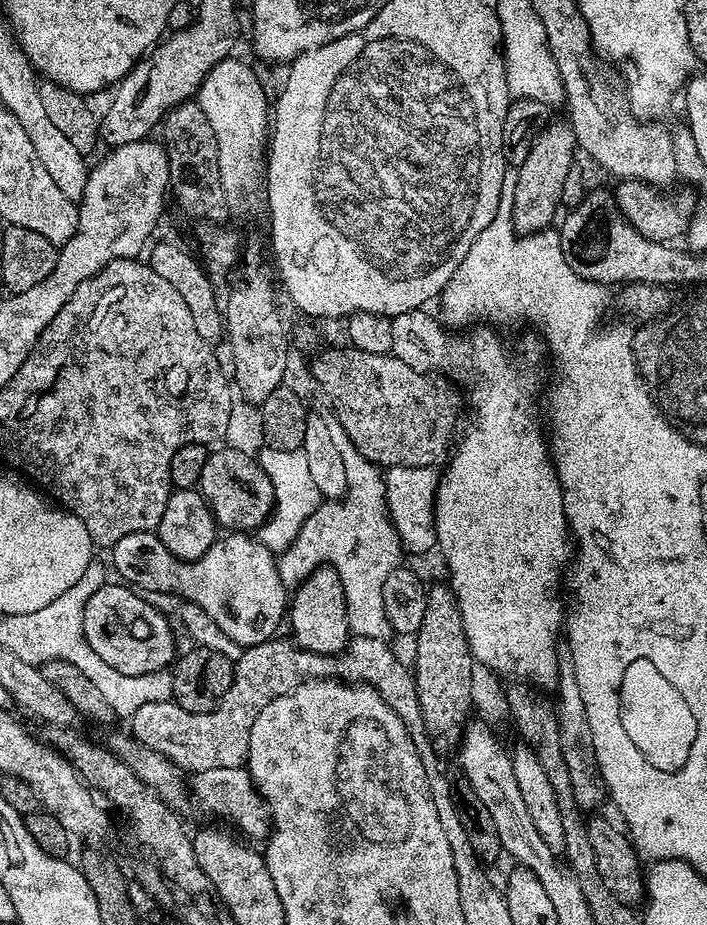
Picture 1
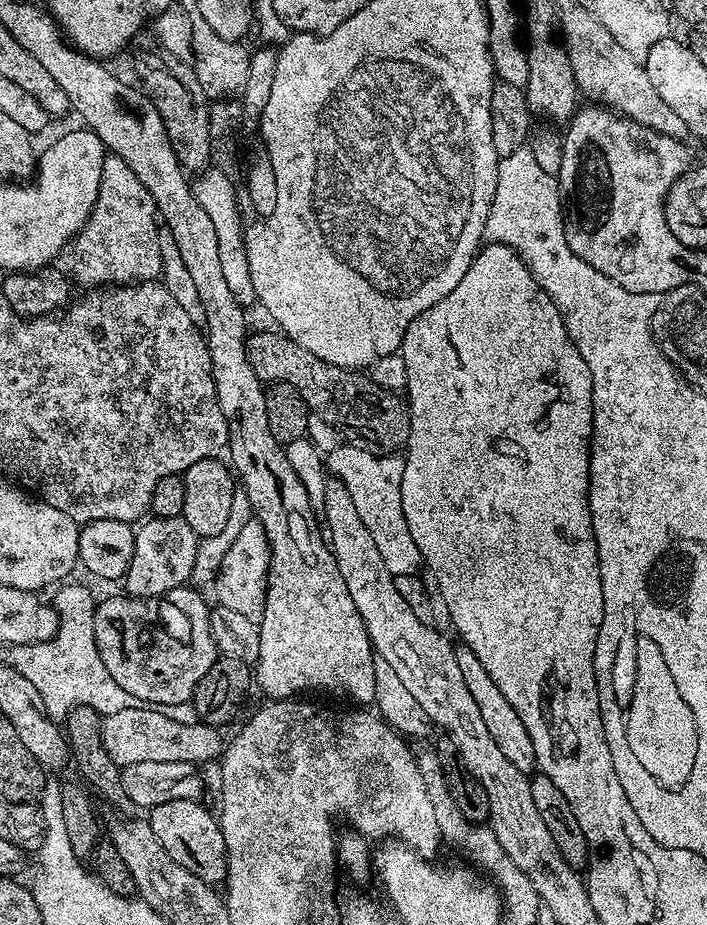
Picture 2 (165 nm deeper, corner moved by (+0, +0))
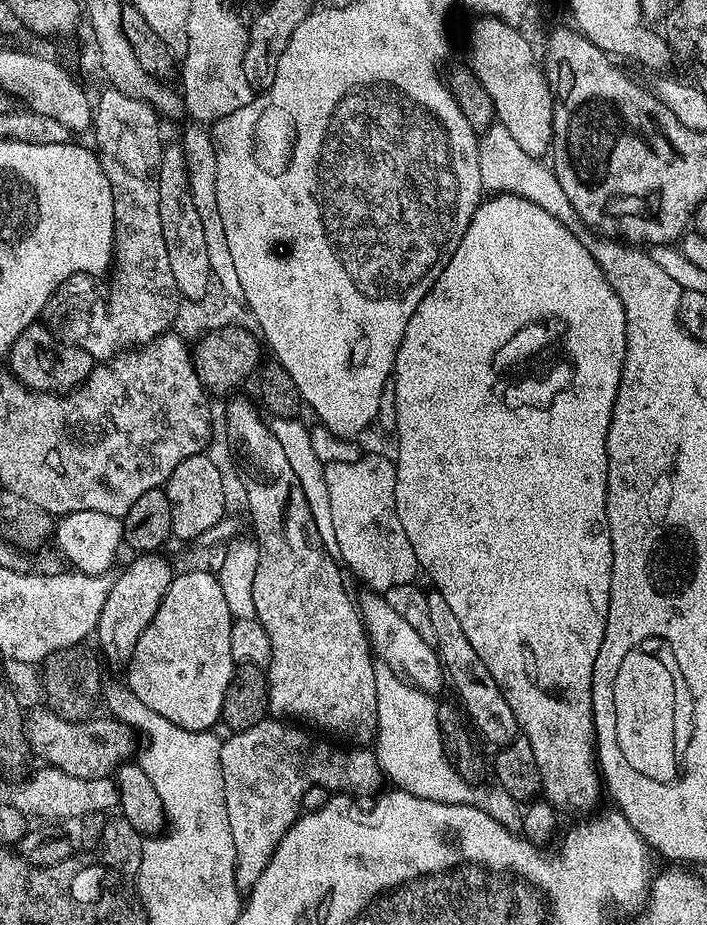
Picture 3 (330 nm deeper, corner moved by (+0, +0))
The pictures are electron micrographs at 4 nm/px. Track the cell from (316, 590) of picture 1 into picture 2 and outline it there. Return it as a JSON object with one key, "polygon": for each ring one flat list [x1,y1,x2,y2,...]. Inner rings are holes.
{"polygon":[[45,13,34,18,12,16,12,20,8,20,5,26,15,40,58,81,58,86,62,86,66,98,70,98,72,103,71,111,77,112,85,120,81,121,90,131,98,134,105,149,111,155,122,158,122,162,126,162,126,166,130,166,130,170,138,174,138,182,142,182,142,186,150,190,150,198,154,198,159,219,163,227,168,228,170,234,174,234,174,242,178,242,178,250,182,250,182,262,198,290,202,310,206,310,206,322,203,327,206,329,210,350,214,390,218,394,218,406,222,406,222,414,228,427,226,452,227,455,232,455,230,464,238,477,243,499,248,501,253,517,259,520,266,530,266,538,272,551,268,567,266,606,263,618,258,621,260,649,254,665,255,683,268,695,265,697,269,701,296,698,301,695,299,692,333,692,336,696,345,696,346,699,353,700,356,703,353,705,371,705,376,699,374,662,377,655,366,634,362,614,358,614,354,598,350,598,350,590,346,590,346,582,342,582,342,573,338,571,338,562,318,523,317,513,310,502,310,494,306,494,306,486,302,486,298,474,294,474,294,466,290,466,285,445,280,444,274,435,270,434,266,414,266,388,258,374,254,374,254,366,250,366,248,361,247,339,250,327,248,328,248,320,244,317,247,316,246,310,240,305,238,298,234,298,225,276,222,275,222,261,218,255,218,238,214,225,210,223,206,210,198,206,198,198,194,198,189,173,176,157,170,138,166,134,164,119,158,114,154,102,148,99,139,87,131,88,130,85,123,84,104,65,107,63,73,48,57,26,55,16]]}

